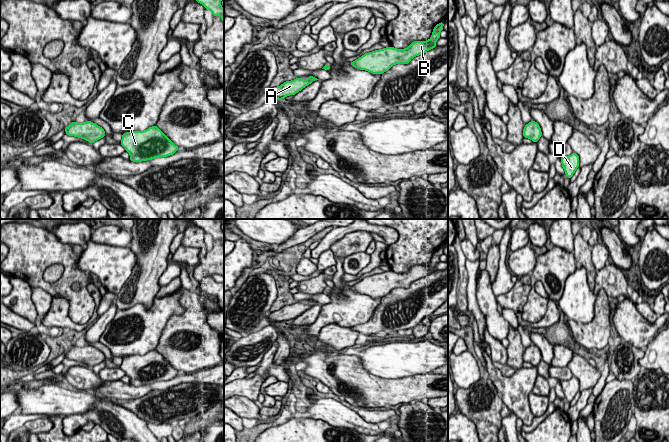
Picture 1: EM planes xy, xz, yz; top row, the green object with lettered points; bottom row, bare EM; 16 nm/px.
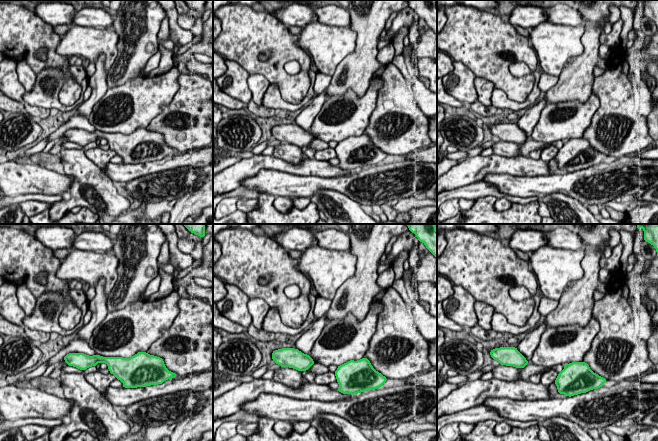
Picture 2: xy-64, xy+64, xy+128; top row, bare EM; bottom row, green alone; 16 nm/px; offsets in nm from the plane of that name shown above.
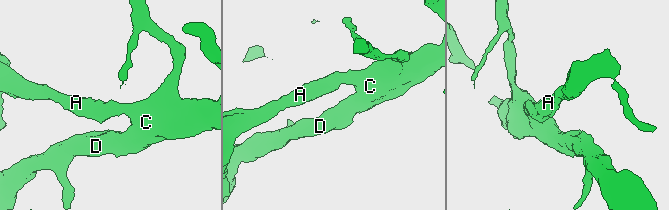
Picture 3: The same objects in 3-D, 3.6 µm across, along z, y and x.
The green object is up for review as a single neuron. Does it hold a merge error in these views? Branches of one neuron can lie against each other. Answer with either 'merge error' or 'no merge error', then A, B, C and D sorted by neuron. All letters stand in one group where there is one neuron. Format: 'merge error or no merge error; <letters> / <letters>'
merge error; A / B C D

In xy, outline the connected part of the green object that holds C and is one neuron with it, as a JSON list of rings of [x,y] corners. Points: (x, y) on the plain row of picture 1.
[[[155,349],[144,355],[123,357],[120,368],[130,378],[129,383],[133,386],[167,381],[179,372]]]

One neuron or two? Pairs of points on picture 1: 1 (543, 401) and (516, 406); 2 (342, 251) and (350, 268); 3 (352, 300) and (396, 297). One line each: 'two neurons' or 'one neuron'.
1: two neurons
2: two neurons
3: two neurons

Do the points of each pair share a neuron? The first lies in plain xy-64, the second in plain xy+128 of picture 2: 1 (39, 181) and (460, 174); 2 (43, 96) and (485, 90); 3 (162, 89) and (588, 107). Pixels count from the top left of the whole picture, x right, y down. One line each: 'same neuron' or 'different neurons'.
1: different neurons
2: different neurons
3: same neuron

